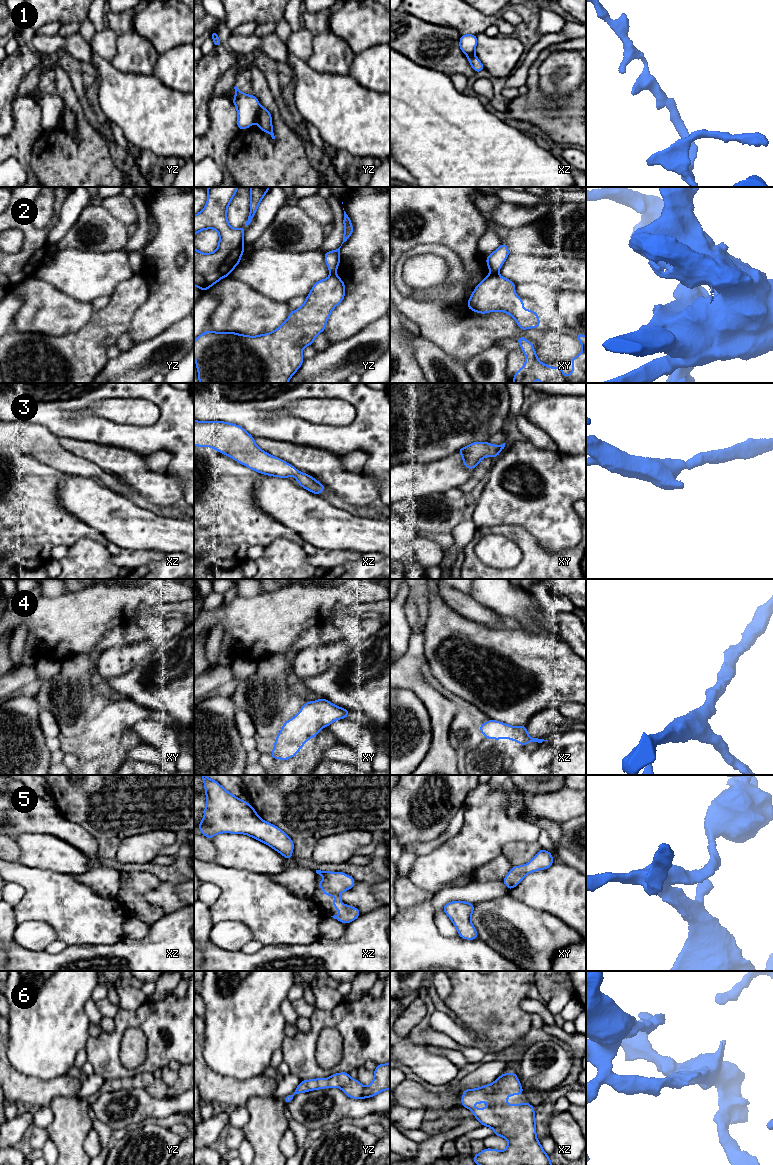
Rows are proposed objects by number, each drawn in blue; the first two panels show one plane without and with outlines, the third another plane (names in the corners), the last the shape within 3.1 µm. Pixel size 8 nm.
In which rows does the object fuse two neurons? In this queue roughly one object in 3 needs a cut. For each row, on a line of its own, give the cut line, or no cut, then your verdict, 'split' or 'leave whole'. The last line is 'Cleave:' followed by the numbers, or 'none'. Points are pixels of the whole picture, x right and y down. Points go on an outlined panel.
1: cut yz (260, 106), (255, 121); split
2: cut xy (492, 272), (497, 273); split
3: cut none; leave whole
4: cut none; leave whole
5: cut none; leave whole
6: cut none; leave whole
Cleave: 1, 2

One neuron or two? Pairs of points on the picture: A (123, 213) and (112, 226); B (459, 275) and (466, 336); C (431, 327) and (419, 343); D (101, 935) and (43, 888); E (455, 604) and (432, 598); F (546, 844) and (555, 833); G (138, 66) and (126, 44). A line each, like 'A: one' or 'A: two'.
A: two
B: two
C: two
D: one
E: two
F: two
G: one

